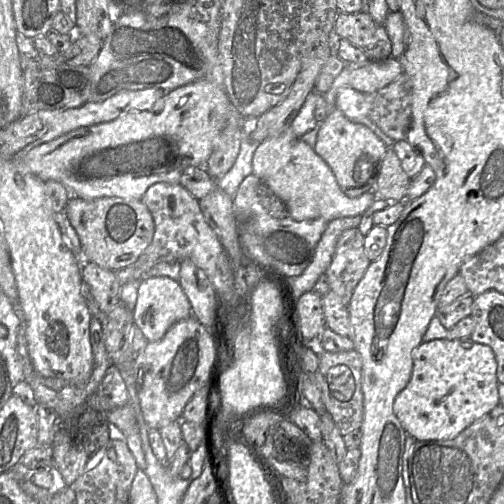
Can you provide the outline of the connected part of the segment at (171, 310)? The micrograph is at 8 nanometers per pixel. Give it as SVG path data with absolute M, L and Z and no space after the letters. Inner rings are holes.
M167 276L141 279L133 313L134 323L149 342L160 340L175 323L192 316L190 303L179 282Z

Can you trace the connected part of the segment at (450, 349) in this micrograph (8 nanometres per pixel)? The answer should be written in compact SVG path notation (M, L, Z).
M471 338L459 339L435 339L429 342L421 343L412 353L413 369L411 378L407 386L397 395L393 405L393 411L402 427L407 434L413 436L417 441L437 441L437 440L452 440L457 437L463 430L481 419L491 412L497 405L500 404L499 398L499 382L497 379L497 360L493 349L485 344L477 343Z

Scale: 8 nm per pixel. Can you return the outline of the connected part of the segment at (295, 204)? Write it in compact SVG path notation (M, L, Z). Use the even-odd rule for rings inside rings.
M291 126L280 135L267 138L258 145L252 158L252 174L257 176L285 204L290 216L296 221L323 218L330 222L337 218L362 216L378 199L372 190L358 198L349 198L341 190L328 164L294 133Z

